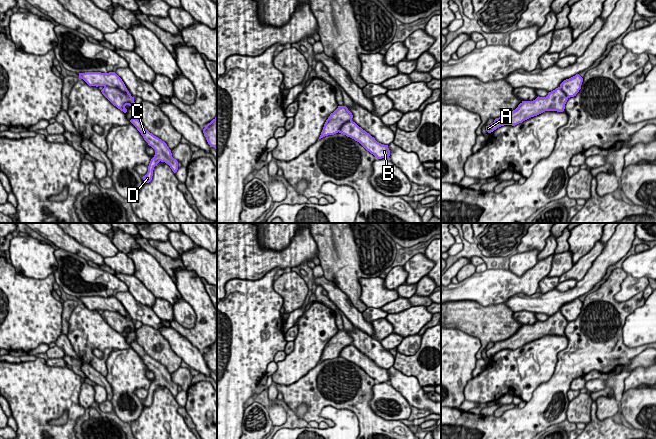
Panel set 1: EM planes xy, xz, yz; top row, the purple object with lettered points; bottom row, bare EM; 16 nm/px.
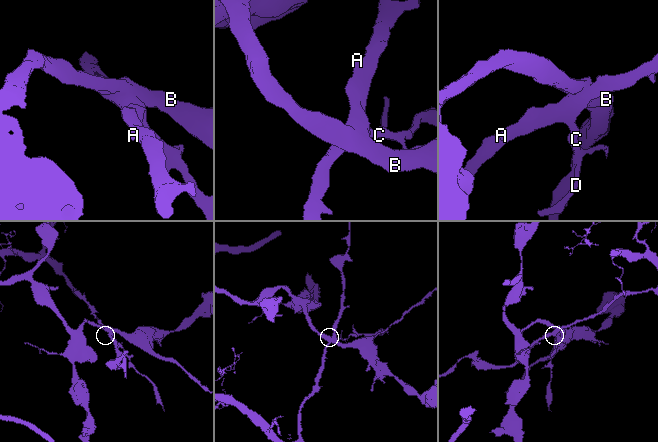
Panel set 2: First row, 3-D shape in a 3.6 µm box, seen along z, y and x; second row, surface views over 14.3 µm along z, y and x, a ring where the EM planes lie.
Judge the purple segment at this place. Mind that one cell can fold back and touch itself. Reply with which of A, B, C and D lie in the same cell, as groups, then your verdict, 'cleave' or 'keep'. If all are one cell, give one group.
A C D / B; cleave

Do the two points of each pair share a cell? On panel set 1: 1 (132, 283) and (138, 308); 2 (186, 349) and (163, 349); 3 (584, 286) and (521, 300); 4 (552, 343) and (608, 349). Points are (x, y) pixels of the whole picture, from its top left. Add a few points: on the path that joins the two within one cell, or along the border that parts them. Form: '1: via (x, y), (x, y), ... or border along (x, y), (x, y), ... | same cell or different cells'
1: border along (128, 290), (136, 300), (151, 308) | different cells
2: border along (157, 330), (168, 342), (170, 348), (182, 360) | different cells
3: via (568, 296), (552, 301), (537, 301) | same cell
4: border along (564, 334), (567, 345), (558, 353), (556, 366) | different cells

